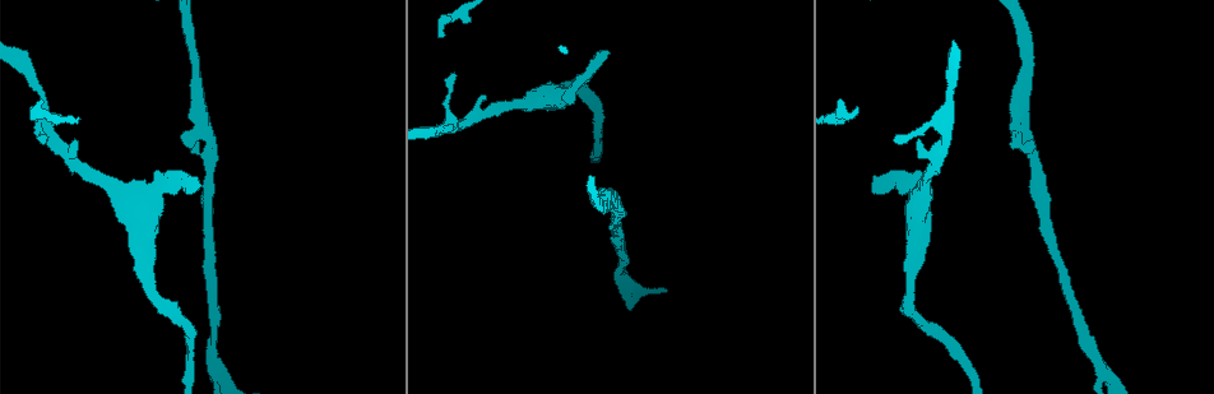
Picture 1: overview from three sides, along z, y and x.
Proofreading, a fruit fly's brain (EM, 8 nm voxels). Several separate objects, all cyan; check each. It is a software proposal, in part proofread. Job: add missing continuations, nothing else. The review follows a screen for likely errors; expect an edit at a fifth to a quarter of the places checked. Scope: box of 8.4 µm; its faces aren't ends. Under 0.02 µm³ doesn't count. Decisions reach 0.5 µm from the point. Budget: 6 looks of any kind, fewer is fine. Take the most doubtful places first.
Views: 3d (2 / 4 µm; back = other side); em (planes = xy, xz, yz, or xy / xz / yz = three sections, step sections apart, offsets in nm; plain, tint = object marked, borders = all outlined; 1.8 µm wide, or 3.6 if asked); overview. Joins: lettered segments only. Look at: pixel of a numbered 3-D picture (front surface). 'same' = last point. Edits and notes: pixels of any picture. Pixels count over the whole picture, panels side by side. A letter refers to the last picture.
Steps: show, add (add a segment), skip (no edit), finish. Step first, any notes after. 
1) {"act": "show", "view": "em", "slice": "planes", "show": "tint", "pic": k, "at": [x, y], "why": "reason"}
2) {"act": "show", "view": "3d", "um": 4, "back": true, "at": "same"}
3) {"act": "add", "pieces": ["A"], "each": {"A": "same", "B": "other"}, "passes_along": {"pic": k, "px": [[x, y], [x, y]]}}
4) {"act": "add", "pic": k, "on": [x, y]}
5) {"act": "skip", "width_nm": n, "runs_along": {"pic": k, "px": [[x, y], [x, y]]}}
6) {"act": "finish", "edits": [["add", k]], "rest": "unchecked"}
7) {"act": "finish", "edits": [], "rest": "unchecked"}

{"act": "show", "view": "em", "slice": "yz", "step": 4, "show": "borders", "pic": 1, "at": [197, 187], "why": "branch stops here"}

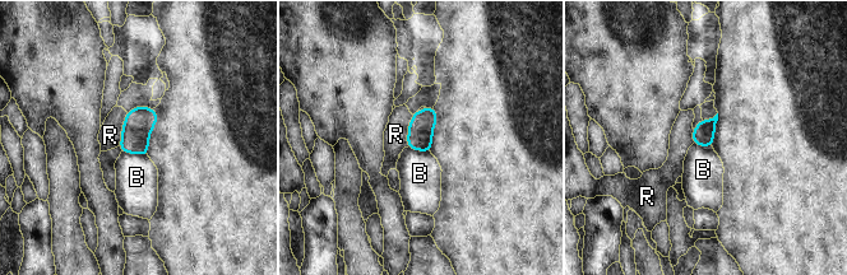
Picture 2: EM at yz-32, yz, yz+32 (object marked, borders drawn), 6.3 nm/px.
{"act": "show", "view": "em", "slice": "planes", "show": "borders", "at": "same"}

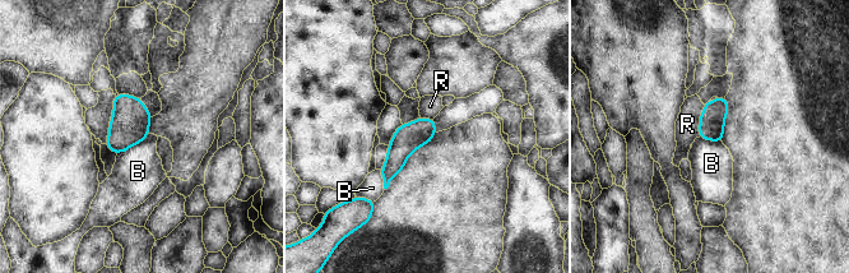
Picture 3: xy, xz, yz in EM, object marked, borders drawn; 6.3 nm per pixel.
{"act": "skip", "each": {"B": "other", "R": "other"}, "border": {"pic": 3, "px": [[149, 133], [142, 140], [117, 154]]}, "found": "none of them fits"}

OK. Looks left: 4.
{"act": "show", "view": "3d", "um": 2, "pic": 1, "at": [624, 282], "why": "thick turns thin"}

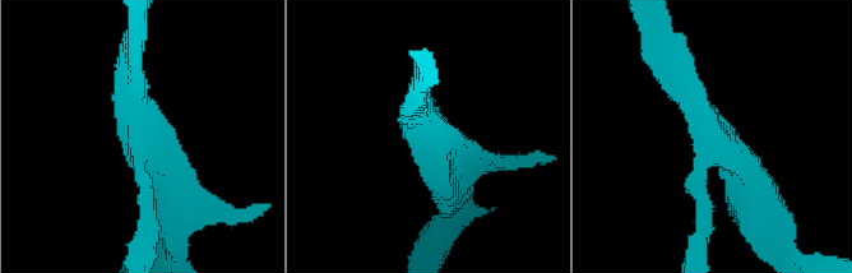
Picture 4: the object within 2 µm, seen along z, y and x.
{"act": "show", "view": "em", "slice": "planes", "show": "tint", "pic": 4, "at": [145, 134]}

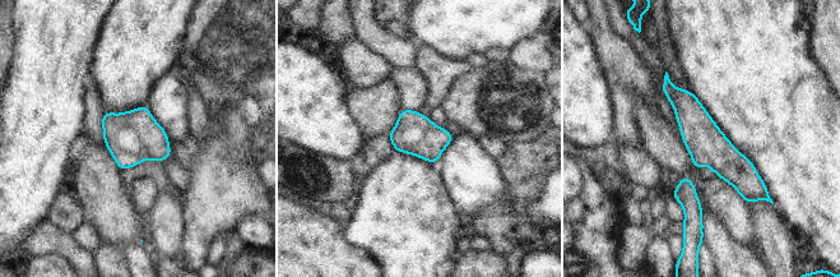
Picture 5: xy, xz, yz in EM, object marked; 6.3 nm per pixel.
{"act": "show", "view": "em", "slice": "planes", "show": "borders", "at": "same", "why": "see the neighbours"}

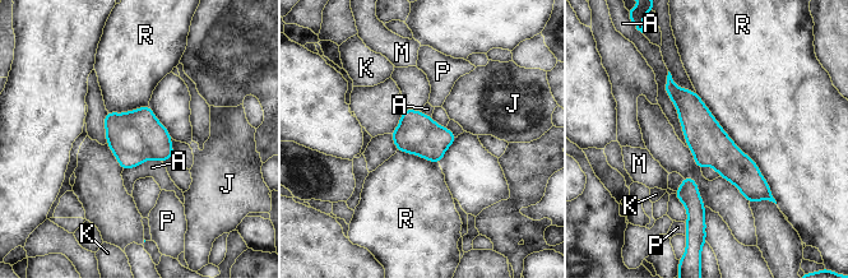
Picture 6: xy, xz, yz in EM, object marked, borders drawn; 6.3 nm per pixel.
{"act": "skip", "each": {"A": "other", "J": "other", "K": "other", "M": "other", "P": "other", "R": "other"}, "runs_along": {"pic": 6, "px": [[670, 82], [756, 195]]}, "found": "none of them fits"}

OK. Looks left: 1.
{"act": "show", "view": "em", "slice": "planes", "show": "borders", "pic": 1, "at": [43, 93], "why": "a narrow waist"}

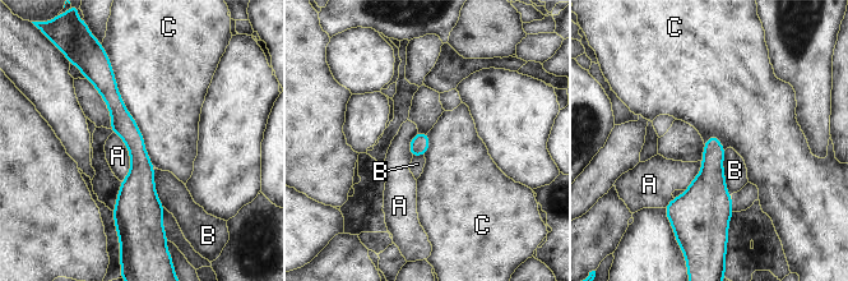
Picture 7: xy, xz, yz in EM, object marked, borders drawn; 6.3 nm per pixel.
{"act": "skip", "each": {"A": "other", "B": "other", "C": "other"}, "found": "none of them fits"}

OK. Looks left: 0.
{"act": "finish", "edits": [], "rest": "unchecked"}

